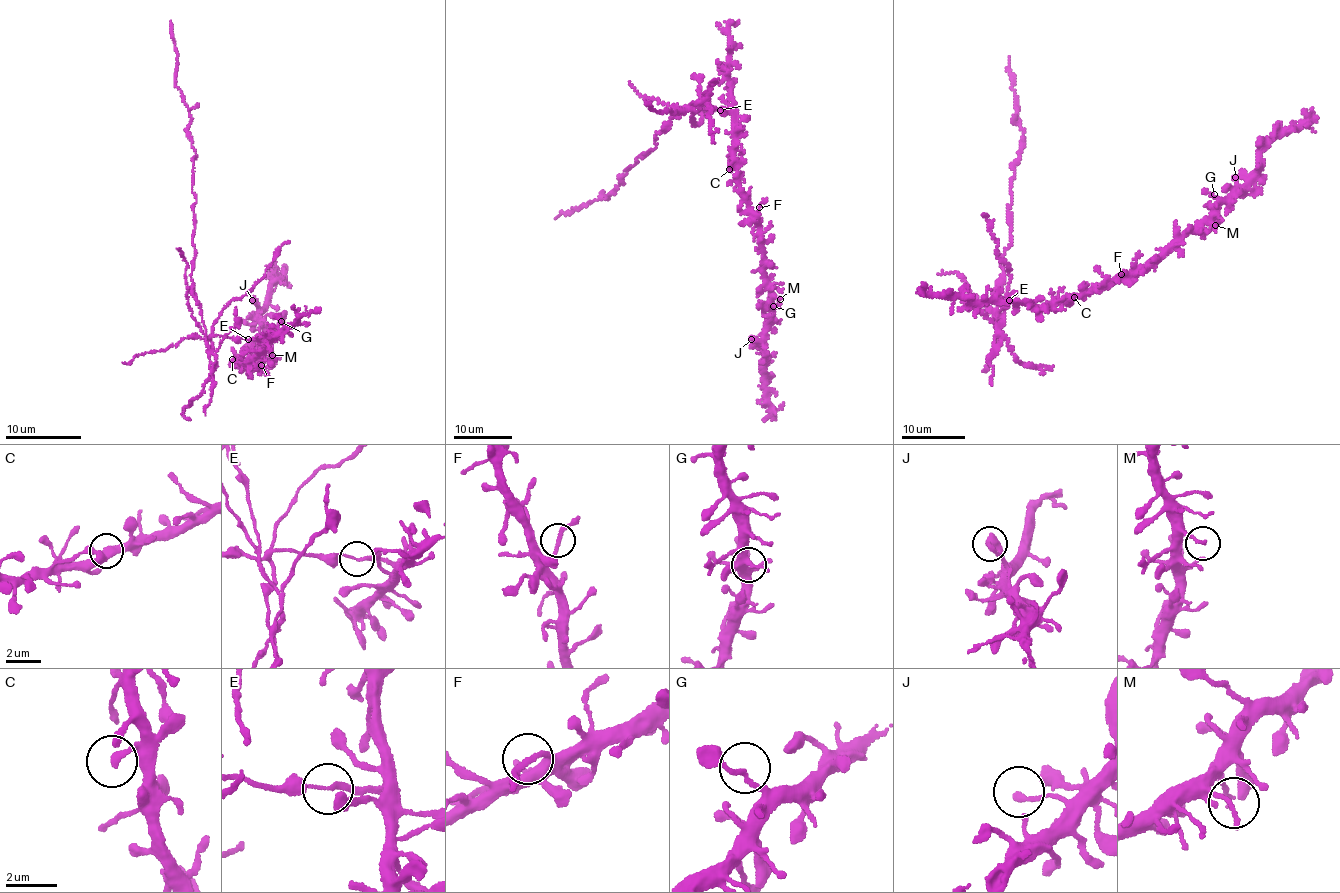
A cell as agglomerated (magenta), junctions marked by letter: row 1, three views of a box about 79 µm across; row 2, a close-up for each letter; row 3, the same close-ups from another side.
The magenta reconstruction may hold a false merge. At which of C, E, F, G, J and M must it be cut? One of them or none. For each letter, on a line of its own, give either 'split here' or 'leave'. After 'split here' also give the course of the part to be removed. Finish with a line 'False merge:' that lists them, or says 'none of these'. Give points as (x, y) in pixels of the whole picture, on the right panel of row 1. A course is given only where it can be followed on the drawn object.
C: leave
E: split here; foreign part runs (1009, 300), (998, 311), (999, 326), (996, 291), (1001, 256), (1011, 243), (1012, 164), (1023, 133), (1010, 58)
F: leave
G: leave
J: leave
M: leave
False merge: E

